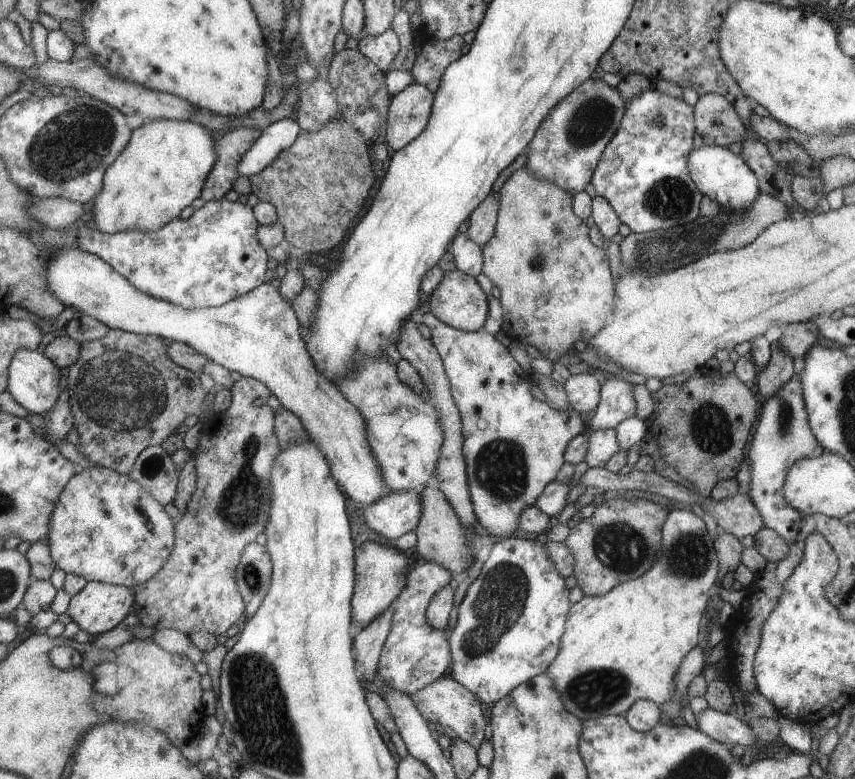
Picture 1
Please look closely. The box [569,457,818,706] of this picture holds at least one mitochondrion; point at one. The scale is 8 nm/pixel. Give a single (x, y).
(618, 546)

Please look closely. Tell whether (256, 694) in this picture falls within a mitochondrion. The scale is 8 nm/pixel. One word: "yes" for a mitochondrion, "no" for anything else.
yes

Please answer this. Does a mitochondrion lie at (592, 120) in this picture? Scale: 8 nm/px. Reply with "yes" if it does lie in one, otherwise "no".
yes

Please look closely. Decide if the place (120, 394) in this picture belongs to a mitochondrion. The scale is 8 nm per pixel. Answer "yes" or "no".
yes

